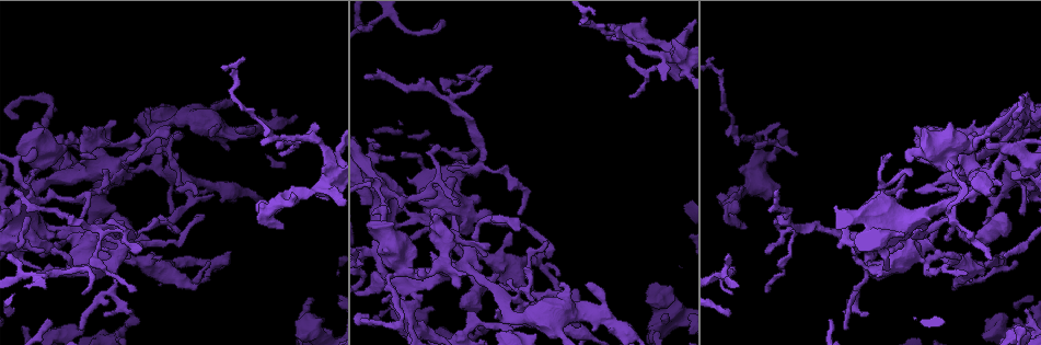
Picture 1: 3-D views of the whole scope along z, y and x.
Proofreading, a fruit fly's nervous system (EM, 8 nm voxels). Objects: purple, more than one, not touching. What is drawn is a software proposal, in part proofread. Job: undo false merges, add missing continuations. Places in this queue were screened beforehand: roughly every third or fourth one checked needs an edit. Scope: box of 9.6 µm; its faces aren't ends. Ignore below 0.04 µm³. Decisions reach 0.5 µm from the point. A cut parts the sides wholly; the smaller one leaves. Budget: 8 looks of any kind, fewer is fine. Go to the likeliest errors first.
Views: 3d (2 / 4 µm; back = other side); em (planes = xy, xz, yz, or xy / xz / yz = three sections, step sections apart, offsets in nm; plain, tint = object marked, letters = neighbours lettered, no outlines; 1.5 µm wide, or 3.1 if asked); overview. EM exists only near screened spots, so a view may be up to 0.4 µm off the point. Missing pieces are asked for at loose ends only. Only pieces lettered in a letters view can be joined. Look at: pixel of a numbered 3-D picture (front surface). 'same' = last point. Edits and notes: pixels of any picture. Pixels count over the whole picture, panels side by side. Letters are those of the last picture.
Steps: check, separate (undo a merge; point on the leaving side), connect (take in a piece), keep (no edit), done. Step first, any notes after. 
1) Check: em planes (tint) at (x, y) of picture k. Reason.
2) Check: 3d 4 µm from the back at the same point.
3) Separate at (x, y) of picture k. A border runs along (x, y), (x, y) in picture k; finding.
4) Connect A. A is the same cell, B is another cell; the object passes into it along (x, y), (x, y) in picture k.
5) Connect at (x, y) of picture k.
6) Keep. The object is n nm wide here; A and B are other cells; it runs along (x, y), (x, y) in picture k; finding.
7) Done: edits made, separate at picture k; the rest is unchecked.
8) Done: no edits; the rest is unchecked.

Check: em planes (letters) at (375, 248) of picture 1.

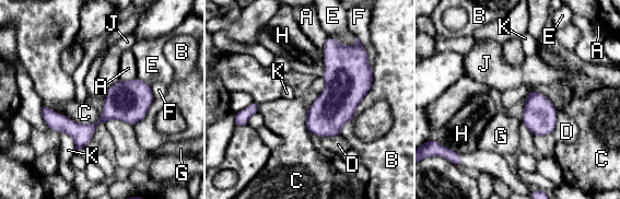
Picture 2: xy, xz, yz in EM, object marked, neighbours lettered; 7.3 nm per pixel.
Keep. A, B, C, D, E, F, G, H, J and K are other cells; all the same cell.

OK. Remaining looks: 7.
Check: 3d 2 µm at (968, 273) of picture 1. Tapers out.

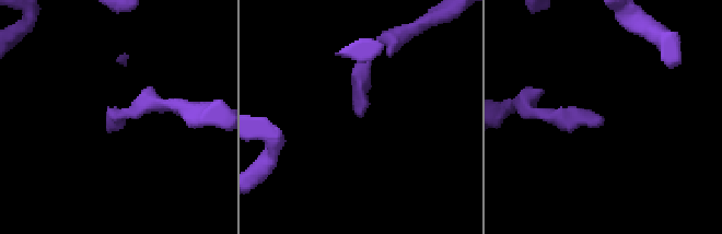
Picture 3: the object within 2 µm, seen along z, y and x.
Check: em yz step 8 (tint) at (109, 123) of picture 3.

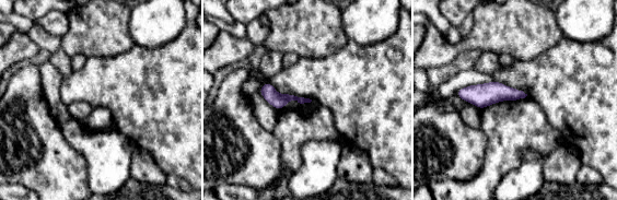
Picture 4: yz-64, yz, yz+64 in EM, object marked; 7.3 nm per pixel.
Check: em planes (letters) at the same point.

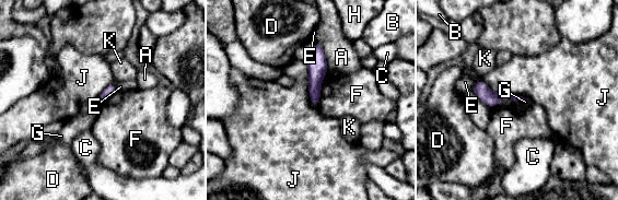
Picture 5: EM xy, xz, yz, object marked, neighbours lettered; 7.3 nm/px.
Keep. A, B, C, D, E, F, G, H, J and K are other cells; none of them fits.

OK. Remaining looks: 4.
Check: em planes (plain) at (147, 237) of picture 1.

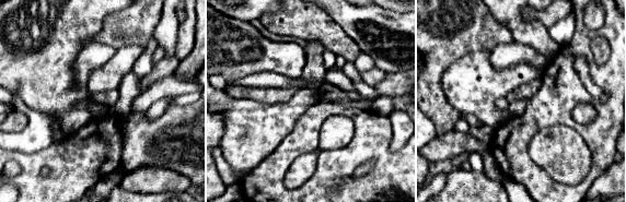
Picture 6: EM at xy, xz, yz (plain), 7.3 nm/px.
Check: em planes (letters) at the same point. See the neighbours.

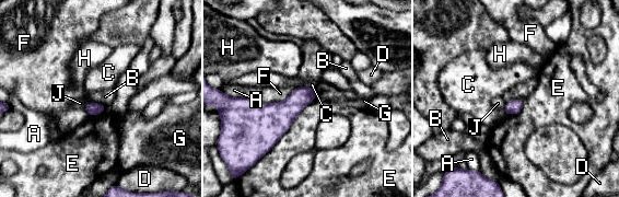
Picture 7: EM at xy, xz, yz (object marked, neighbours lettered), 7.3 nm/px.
Keep. A, B, C, D, E, F, G, H and J are other cells; none of them fits.

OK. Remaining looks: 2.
Done: no edits; the rest is unchecked.

